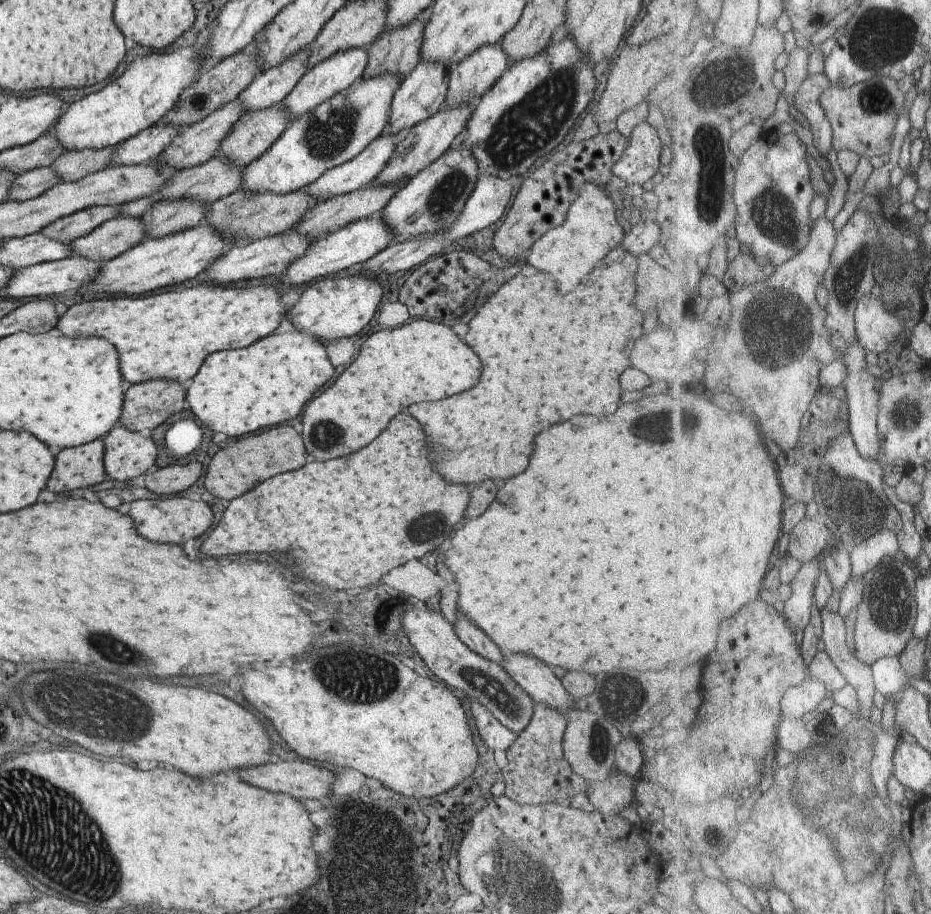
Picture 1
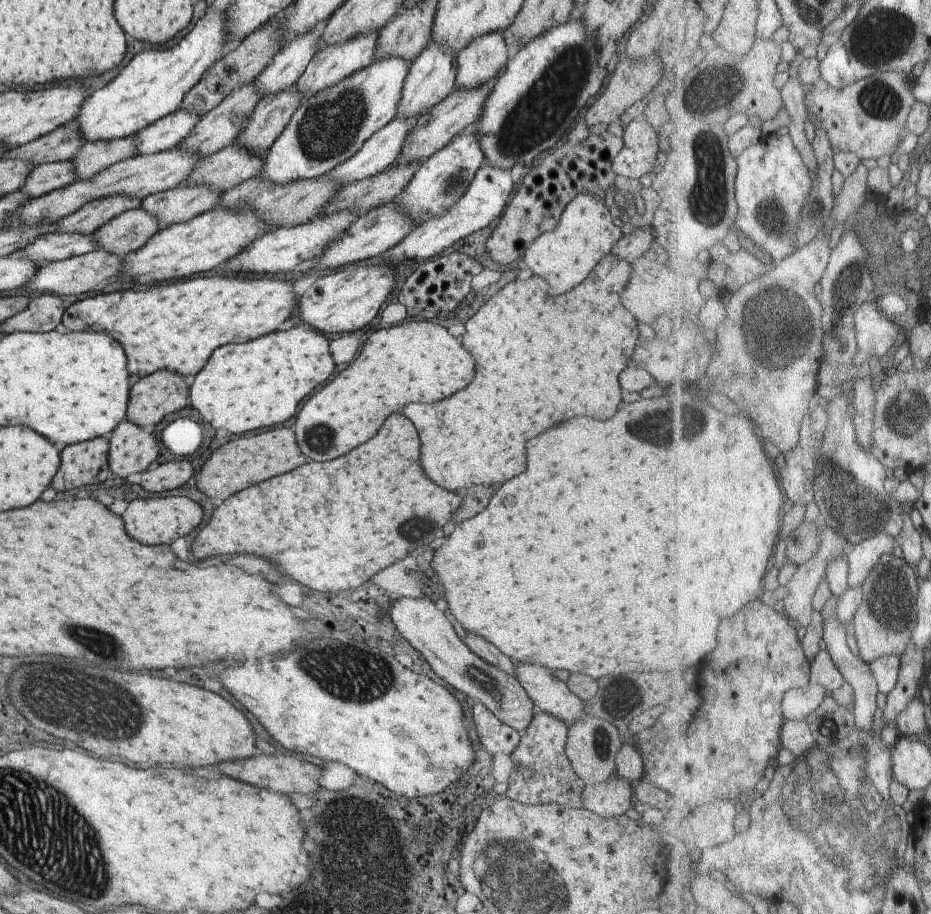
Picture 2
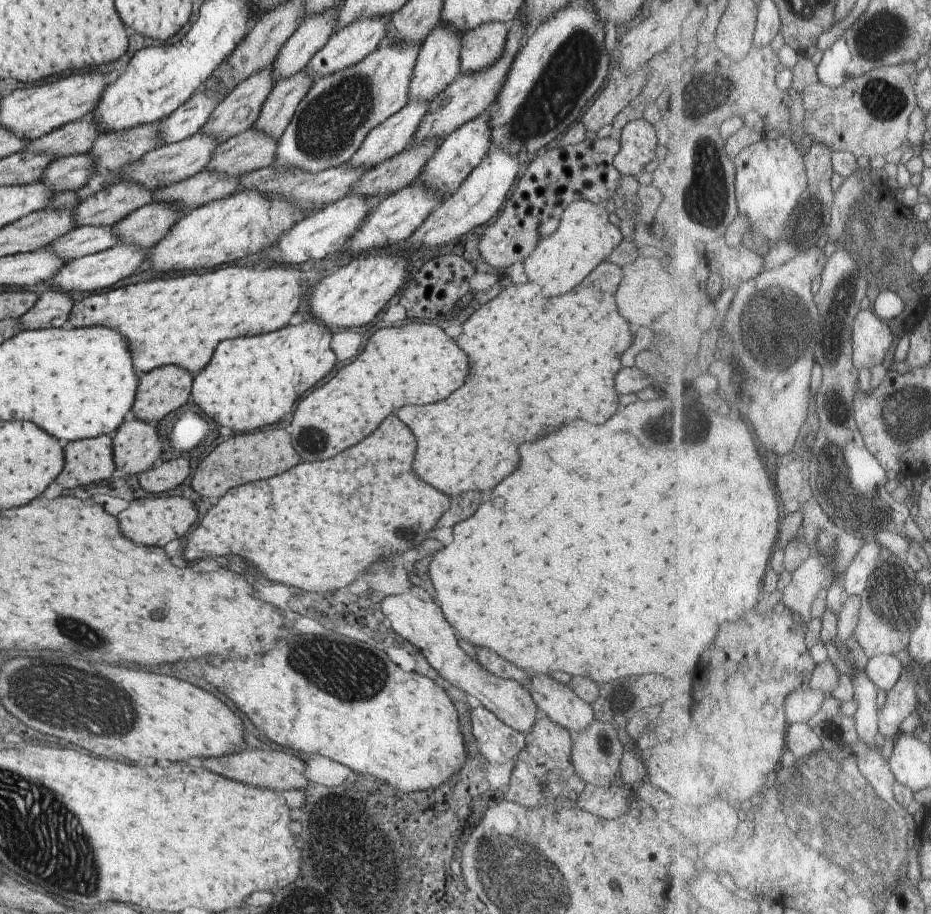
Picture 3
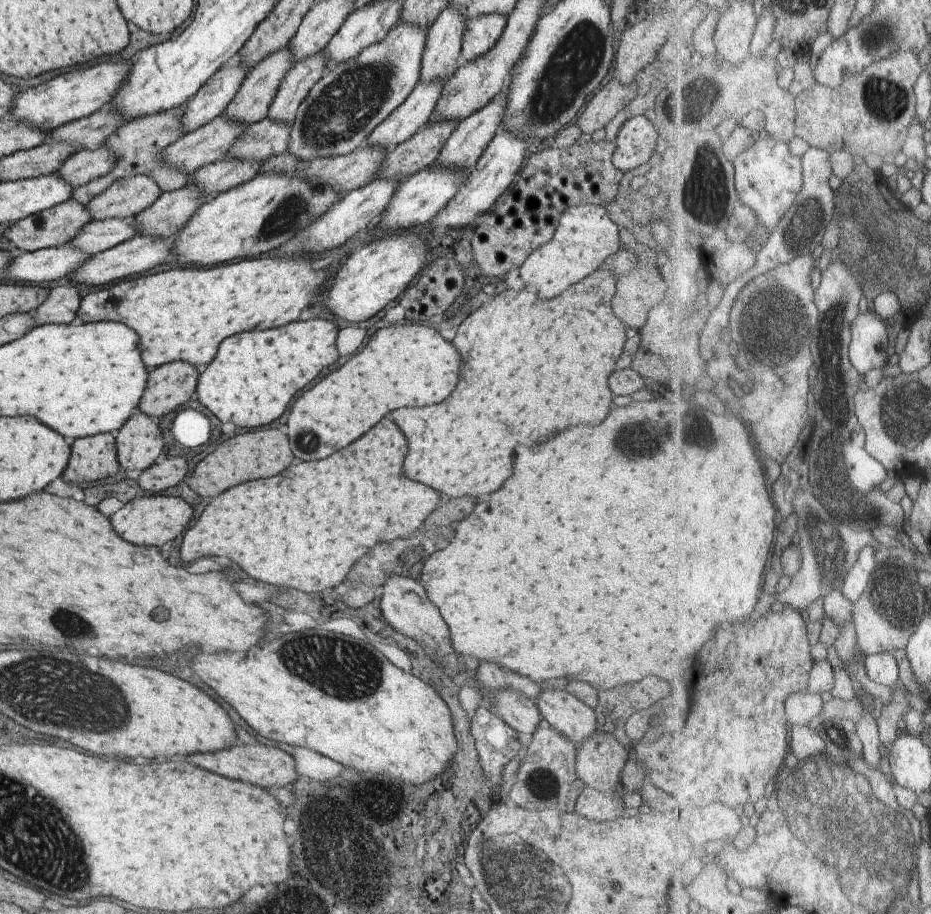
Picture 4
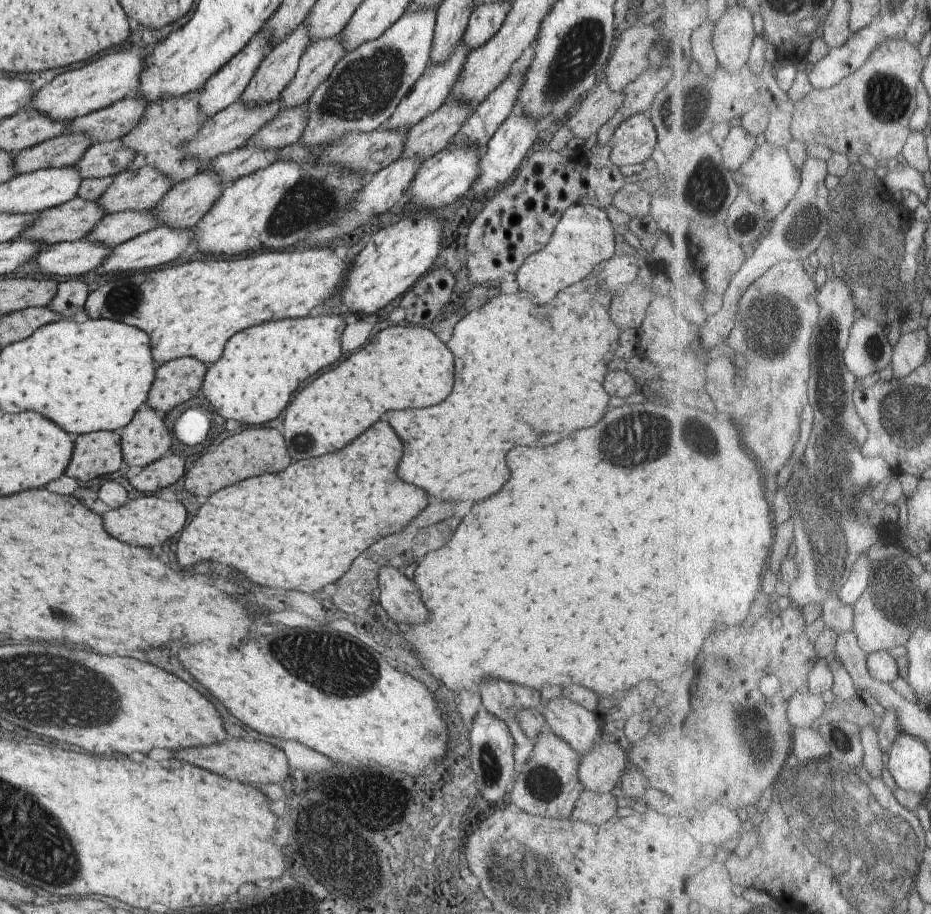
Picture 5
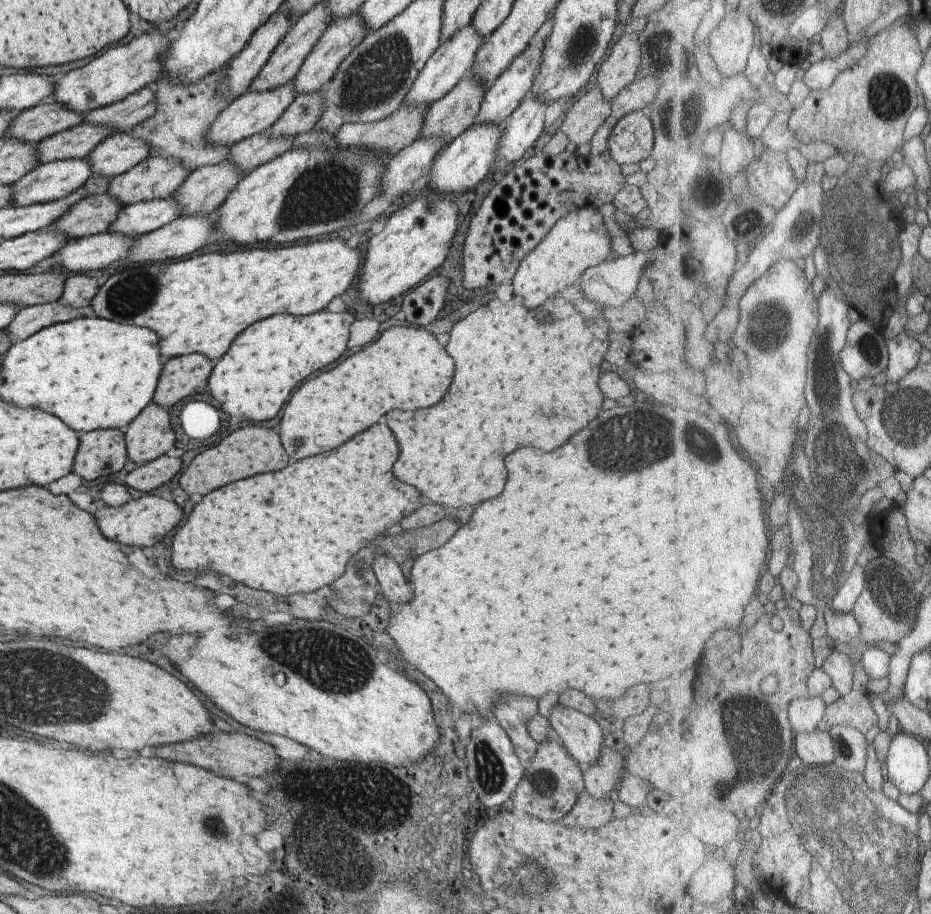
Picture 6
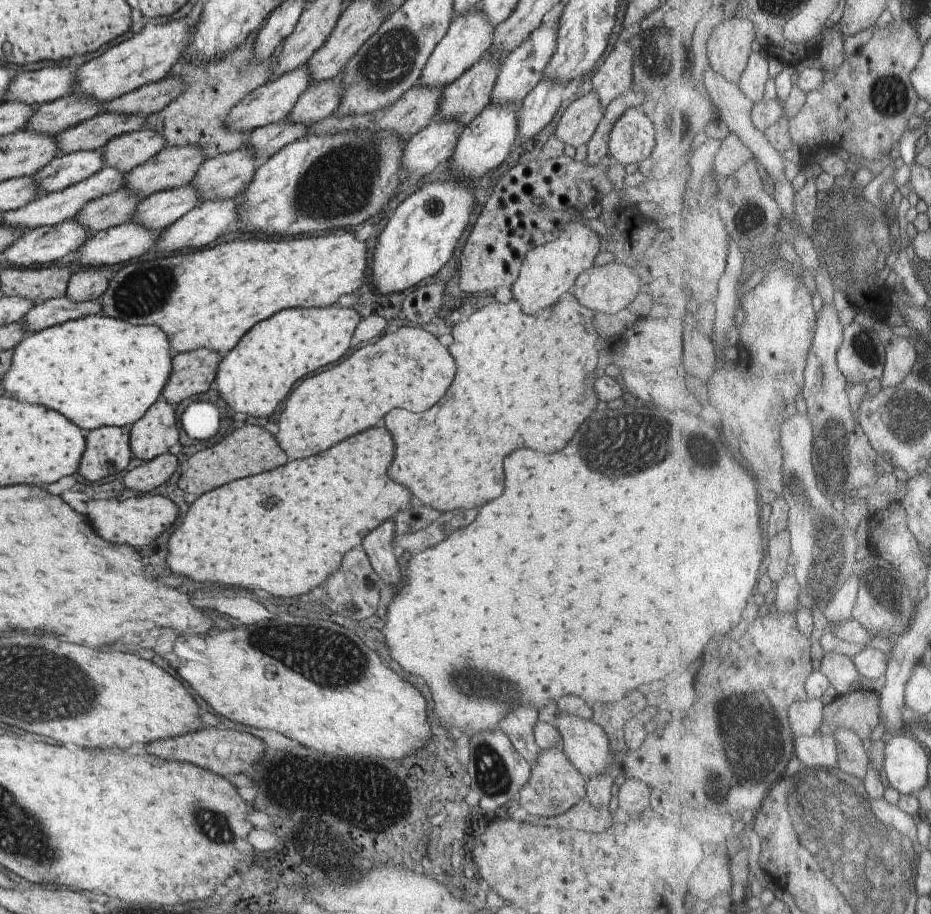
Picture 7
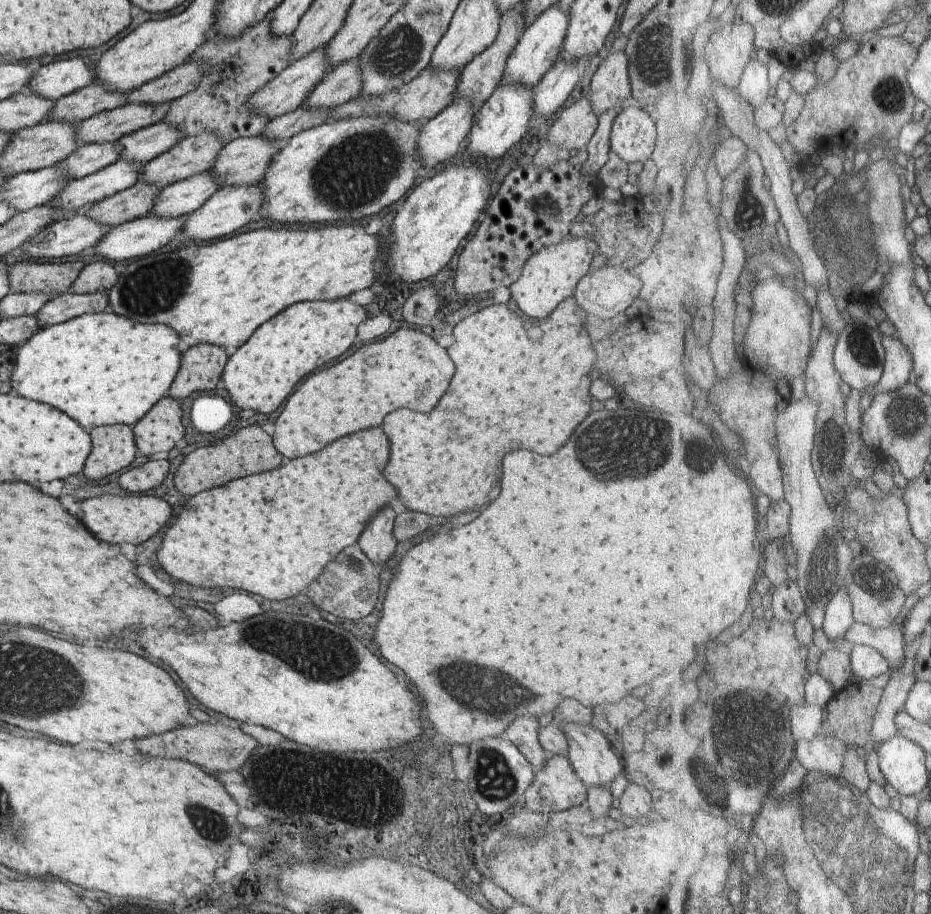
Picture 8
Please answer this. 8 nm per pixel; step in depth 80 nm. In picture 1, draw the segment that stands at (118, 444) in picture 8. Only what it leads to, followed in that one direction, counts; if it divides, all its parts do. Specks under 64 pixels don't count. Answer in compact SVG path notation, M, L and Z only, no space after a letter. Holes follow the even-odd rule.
M101 438L55 451L53 476L47 480L47 490L61 494L103 482L107 479L102 463L103 453Z

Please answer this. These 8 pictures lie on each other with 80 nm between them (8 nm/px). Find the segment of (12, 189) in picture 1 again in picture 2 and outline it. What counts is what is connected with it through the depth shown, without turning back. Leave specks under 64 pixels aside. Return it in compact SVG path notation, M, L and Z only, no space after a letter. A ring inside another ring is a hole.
M55 161L33 166L19 189L29 199L47 194L50 190L71 184L75 178L69 161Z

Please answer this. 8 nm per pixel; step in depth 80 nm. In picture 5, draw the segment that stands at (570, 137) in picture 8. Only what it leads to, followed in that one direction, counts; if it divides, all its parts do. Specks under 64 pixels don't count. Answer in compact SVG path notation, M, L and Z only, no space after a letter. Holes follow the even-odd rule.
M602 80L598 85L585 94L565 125L573 136L586 139L595 134L600 126L621 106L623 94L612 91Z

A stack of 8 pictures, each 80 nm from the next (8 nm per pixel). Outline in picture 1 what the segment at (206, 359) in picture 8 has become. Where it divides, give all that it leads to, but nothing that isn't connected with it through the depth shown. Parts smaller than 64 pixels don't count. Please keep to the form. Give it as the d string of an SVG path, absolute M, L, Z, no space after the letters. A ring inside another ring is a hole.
M166 379L150 380L144 383L130 385L122 392L122 403L118 423L127 430L148 434L155 426L159 426L171 414L185 408L184 390L178 382Z

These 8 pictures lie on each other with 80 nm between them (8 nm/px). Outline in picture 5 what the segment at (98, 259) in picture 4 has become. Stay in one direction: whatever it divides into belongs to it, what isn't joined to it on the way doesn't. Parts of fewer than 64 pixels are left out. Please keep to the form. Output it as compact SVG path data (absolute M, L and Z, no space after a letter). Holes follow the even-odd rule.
M157 226L144 233L138 234L121 244L115 245L108 250L106 257L98 264L94 270L99 274L122 273L127 270L147 270L153 266L163 266L179 256L185 255L192 251L192 232L190 229L170 229L165 226Z

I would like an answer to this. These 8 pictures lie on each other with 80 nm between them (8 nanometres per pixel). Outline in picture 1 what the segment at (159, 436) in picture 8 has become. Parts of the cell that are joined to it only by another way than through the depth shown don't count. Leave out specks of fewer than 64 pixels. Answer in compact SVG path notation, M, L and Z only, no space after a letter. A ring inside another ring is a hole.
M117 424L101 438L104 448L102 463L107 478L131 481L154 464L155 446L147 434L127 430Z

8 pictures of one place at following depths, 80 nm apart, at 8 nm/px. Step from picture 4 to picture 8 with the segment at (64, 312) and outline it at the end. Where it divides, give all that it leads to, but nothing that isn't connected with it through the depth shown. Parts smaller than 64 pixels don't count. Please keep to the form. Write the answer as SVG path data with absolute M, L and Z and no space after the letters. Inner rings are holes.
M87 260L71 283L69 293L75 295L106 293L115 282L118 271L103 260Z

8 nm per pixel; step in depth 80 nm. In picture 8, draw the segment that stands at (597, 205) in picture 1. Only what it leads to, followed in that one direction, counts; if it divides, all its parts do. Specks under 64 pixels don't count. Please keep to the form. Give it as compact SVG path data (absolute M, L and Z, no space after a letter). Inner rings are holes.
M584 234L565 237L555 246L540 248L523 263L519 278L508 286L510 298L529 318L546 317L564 298L571 297L576 284L589 271L591 258L597 253L597 242Z

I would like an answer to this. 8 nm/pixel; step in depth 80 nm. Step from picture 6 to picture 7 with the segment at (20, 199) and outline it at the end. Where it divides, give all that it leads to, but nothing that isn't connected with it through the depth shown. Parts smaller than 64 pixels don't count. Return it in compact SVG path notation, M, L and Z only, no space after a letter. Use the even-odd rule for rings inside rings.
M100 150L77 151L53 157L45 166L30 175L36 196L59 192L89 178L103 167L102 162Z

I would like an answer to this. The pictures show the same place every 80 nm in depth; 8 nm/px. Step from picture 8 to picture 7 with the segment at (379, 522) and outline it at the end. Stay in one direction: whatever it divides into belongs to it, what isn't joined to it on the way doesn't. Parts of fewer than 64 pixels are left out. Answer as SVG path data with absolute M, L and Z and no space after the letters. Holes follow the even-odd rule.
M393 518L383 521L377 528L369 531L360 542L367 555L369 564L382 584L390 587L402 585L402 573L399 571L392 549L394 530Z

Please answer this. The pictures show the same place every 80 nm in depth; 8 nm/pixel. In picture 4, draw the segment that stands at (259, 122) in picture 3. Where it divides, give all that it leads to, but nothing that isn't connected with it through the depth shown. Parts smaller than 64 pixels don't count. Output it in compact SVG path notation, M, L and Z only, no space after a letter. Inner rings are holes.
M320 51L287 69L269 103L266 118L278 123L290 123L299 103L328 68L328 62L324 60Z

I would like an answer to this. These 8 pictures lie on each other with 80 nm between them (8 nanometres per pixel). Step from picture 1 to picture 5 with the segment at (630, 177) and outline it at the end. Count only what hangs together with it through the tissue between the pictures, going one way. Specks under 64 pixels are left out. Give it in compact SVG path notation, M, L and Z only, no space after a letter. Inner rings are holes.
M648 113L628 116L617 125L610 138L613 166L631 166L647 161L656 146L656 131Z

